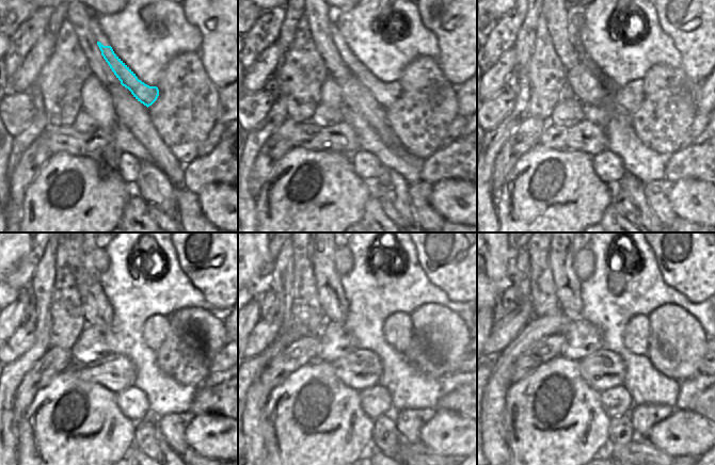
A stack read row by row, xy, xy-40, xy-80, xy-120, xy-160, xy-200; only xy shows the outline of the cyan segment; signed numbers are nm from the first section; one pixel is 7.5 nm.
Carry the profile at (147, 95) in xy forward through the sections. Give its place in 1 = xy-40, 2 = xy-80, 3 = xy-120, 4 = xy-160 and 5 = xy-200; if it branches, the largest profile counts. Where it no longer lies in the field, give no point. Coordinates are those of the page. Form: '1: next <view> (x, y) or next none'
1: next xy-40 (386, 94)
2: next xy-80 (630, 97)
3: next xy-120 (156, 330)
4: next xy-160 (398, 333)
5: next xy-200 (637, 331)

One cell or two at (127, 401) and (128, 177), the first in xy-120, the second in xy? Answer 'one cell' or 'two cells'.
one cell

